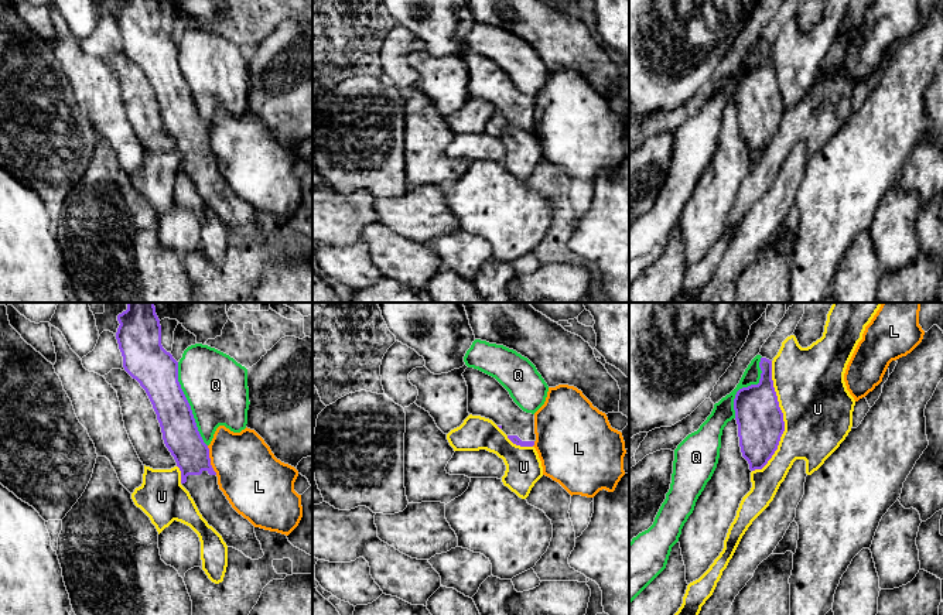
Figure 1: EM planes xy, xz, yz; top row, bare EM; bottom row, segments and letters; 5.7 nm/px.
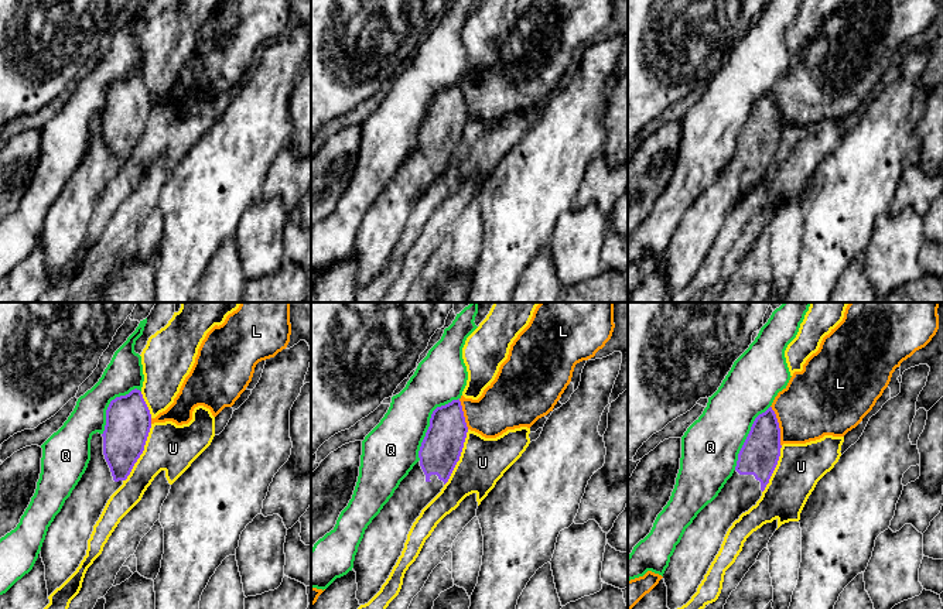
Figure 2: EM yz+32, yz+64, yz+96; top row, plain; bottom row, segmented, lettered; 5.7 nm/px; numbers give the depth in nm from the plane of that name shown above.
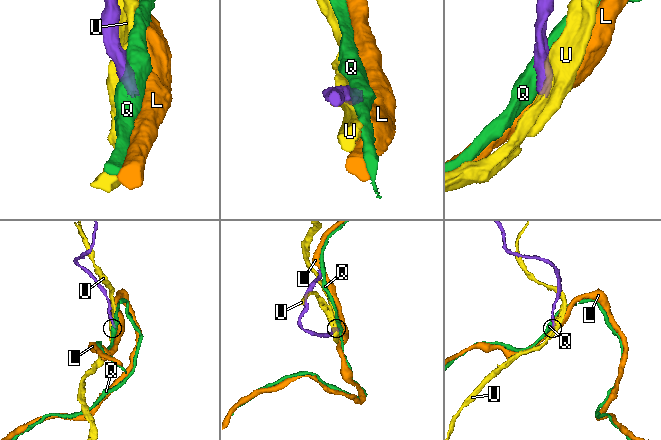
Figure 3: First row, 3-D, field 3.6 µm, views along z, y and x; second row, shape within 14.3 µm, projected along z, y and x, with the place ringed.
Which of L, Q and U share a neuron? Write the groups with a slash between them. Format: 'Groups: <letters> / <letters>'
Groups: L Q / U

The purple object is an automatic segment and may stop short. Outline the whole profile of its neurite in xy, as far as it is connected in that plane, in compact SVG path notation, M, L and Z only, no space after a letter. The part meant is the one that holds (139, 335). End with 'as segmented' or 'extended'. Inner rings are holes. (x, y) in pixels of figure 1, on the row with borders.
M127 303L127 310L117 315L117 321L120 325L116 339L123 356L124 369L112 369L103 377L117 392L124 428L140 461L153 469L178 467L181 471L181 485L189 492L202 517L222 536L226 546L242 551L252 560L262 558L264 553L256 537L254 526L232 508L219 489L216 472L211 465L209 448L198 431L191 406L178 382L178 362L161 345L161 325L154 303Z; extended

